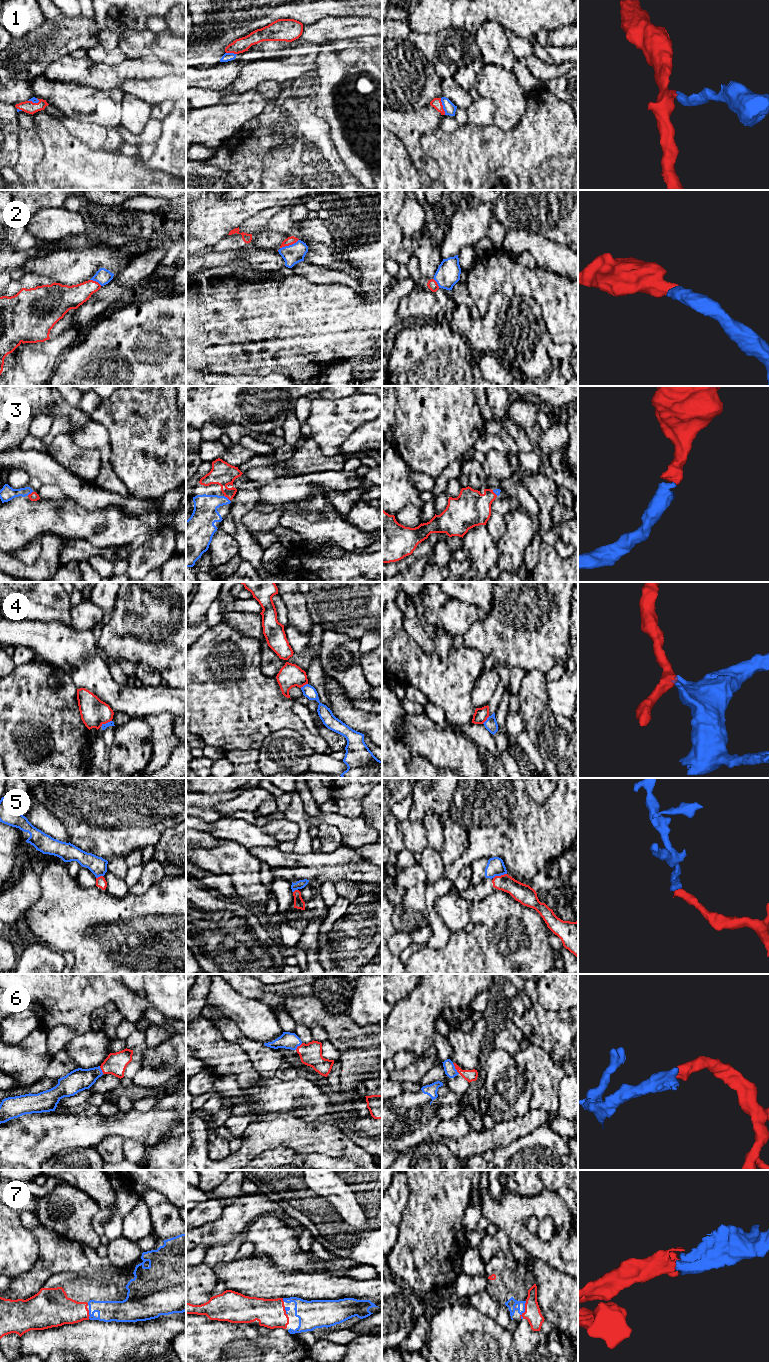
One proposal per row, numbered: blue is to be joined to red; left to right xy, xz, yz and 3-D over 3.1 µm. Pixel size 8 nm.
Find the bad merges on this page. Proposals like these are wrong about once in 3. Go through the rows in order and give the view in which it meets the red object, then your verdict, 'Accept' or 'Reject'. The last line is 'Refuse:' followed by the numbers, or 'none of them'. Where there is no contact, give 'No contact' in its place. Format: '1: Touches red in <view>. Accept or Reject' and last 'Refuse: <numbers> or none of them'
1: Touches red in yz. Accept
2: Touches red in xz. Accept
3: Touches red in xz. Accept
4: Touches red in xy. Reject
5: Touches red in yz. Reject
6: Touches red in yz. Accept
7: Touches red in yz. Accept
Refuse: 4, 5

